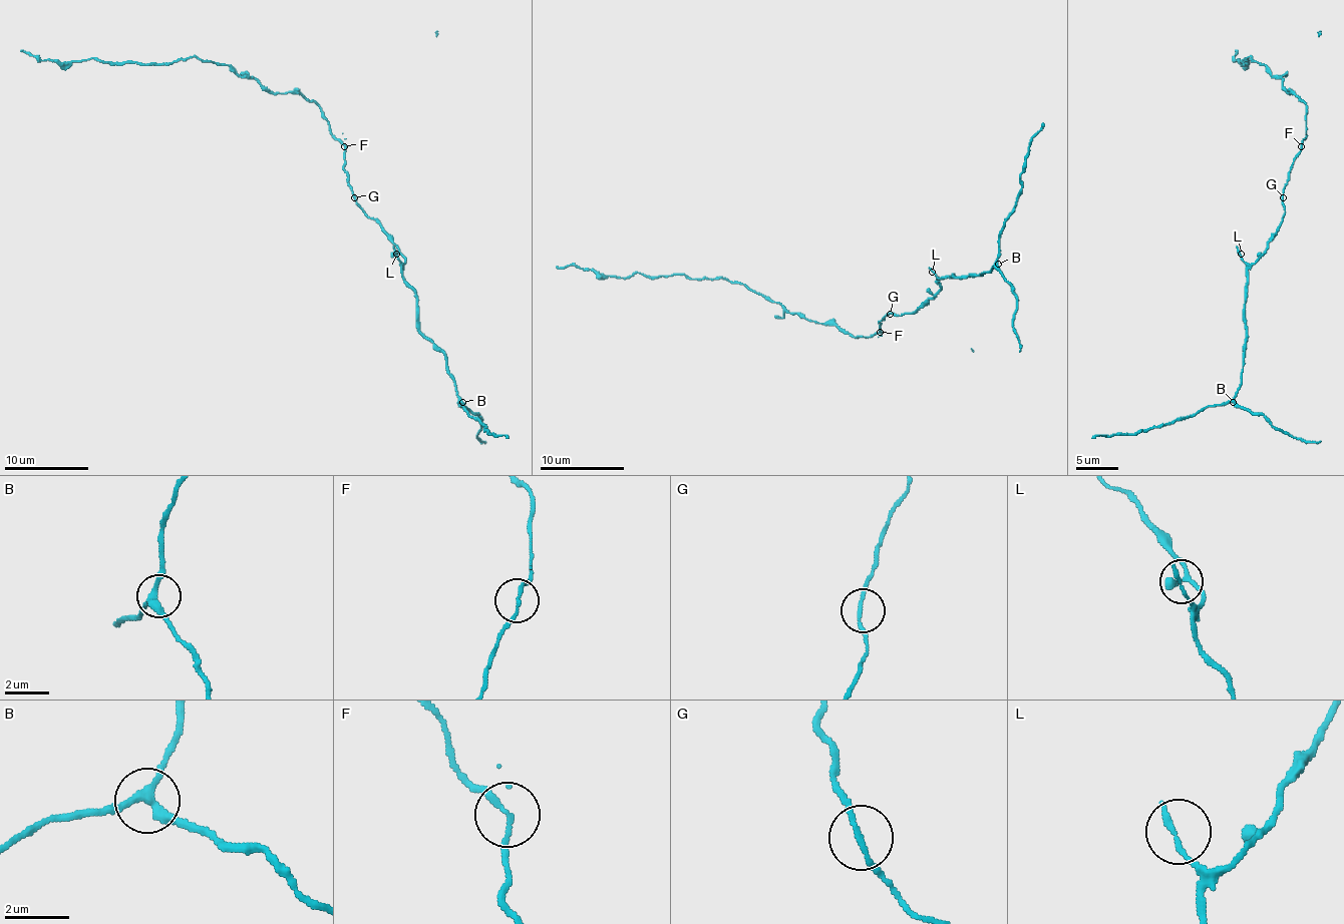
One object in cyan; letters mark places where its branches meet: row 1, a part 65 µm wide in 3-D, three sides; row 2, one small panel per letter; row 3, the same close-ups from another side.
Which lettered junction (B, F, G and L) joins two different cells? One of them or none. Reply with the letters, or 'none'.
F

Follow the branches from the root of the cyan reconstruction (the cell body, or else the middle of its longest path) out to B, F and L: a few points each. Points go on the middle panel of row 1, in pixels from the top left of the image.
B: (884, 318), (888, 314), (911, 314), (941, 289), (939, 279), (977, 276), (989, 272), (998, 264)
F: (884, 318), (880, 323), (880, 331)
L: (884, 318), (888, 314), (911, 314), (930, 300), (941, 287), (932, 272)

